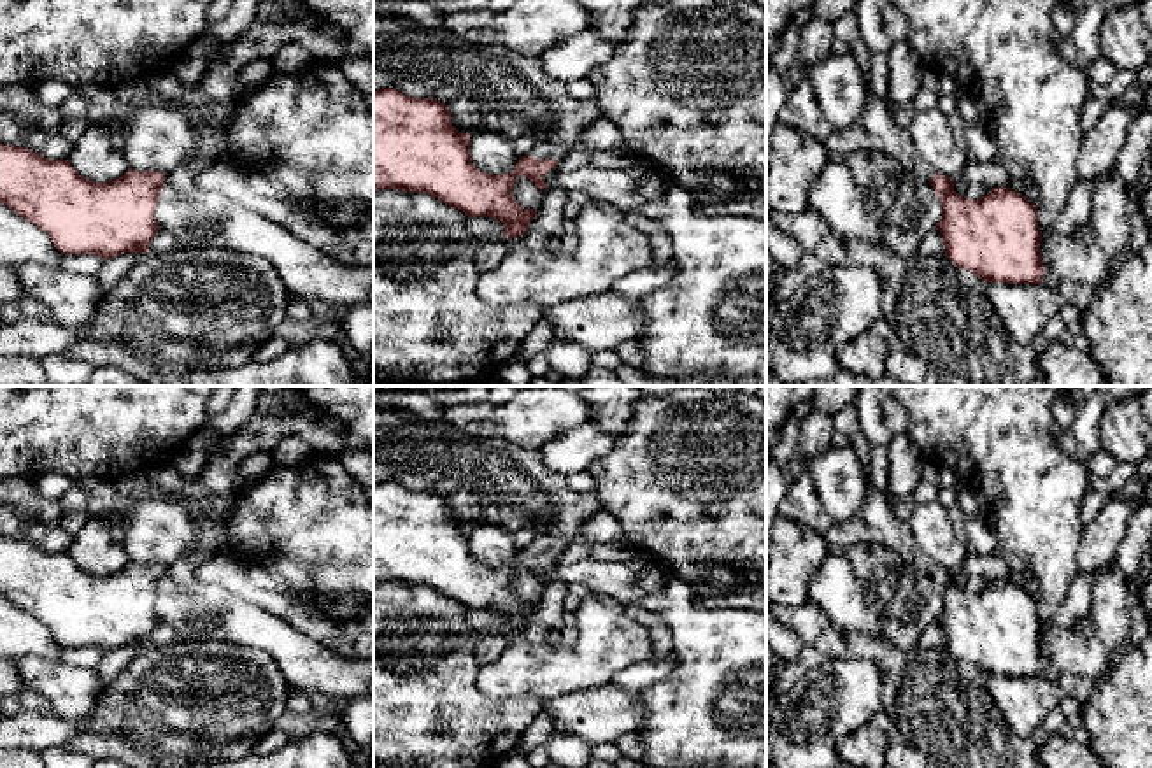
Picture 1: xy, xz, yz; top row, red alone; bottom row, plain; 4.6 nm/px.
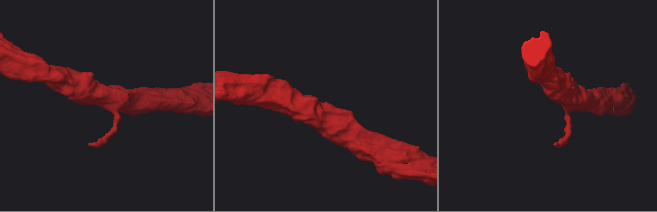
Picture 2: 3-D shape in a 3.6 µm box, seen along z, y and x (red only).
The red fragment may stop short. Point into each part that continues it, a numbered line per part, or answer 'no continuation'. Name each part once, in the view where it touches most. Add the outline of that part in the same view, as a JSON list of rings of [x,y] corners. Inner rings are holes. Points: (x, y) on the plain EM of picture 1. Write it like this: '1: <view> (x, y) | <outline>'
1: xz (551, 542) | [[[542,533],[537,535],[535,540],[530,544],[530,549],[535,552],[554,552],[561,554],[570,545],[568,537],[558,533]]]

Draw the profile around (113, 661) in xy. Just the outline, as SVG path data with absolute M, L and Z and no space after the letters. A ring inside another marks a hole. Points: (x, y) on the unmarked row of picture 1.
M126 645L102 654L102 661L96 668L102 682L100 696L112 686L116 677L128 666L139 651L139 645Z

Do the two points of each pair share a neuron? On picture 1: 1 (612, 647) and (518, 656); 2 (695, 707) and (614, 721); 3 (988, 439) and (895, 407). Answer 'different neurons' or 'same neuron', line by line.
1: same neuron
2: different neurons
3: different neurons

